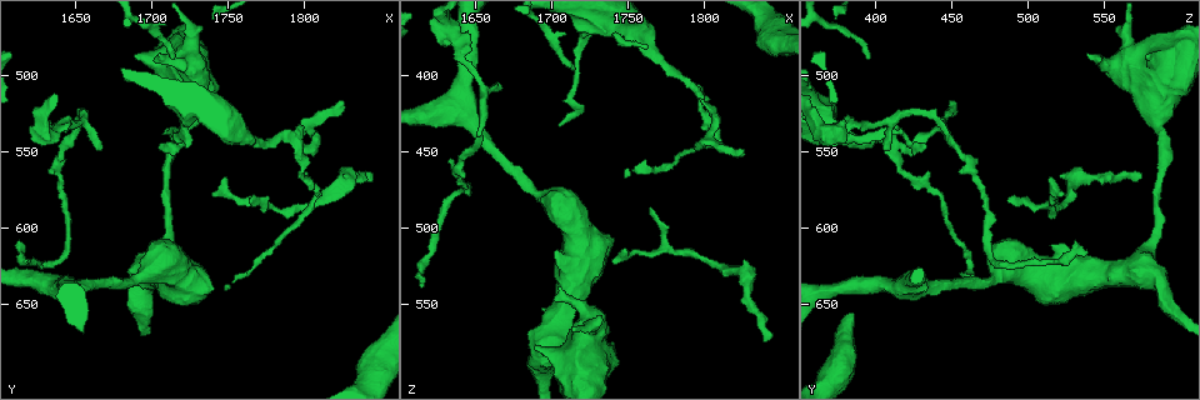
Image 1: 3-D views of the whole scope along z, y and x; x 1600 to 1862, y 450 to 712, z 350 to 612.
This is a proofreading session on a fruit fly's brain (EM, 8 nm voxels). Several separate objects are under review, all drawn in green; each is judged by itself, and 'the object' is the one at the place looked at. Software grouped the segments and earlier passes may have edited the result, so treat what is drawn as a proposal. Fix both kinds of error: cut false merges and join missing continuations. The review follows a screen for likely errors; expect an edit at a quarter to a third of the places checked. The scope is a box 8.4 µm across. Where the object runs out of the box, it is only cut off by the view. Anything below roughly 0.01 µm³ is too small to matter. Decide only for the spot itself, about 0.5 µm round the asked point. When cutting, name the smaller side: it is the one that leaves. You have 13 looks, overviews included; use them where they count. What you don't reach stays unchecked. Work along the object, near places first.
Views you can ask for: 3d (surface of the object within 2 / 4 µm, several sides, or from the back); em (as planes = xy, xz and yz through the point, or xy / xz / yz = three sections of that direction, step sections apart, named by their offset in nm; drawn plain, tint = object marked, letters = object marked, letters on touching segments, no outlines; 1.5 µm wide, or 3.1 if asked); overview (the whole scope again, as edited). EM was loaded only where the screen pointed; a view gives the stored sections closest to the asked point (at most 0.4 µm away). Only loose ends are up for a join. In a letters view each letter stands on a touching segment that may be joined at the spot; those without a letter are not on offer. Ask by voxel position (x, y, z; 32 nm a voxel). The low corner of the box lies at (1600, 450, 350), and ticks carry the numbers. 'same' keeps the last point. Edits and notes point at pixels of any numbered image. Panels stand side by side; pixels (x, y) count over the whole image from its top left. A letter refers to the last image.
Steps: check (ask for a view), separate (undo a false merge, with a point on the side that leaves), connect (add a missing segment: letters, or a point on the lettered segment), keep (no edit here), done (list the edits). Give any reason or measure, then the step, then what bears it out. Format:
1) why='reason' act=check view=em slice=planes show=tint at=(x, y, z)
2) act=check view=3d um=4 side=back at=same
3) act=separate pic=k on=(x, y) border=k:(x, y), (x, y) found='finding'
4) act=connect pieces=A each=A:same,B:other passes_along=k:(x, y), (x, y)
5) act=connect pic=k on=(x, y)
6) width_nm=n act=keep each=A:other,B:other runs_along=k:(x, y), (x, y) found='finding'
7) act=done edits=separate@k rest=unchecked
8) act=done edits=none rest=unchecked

why='branch stops here' act=check view=em slice=planes show=letters at=(1826, 518, 448)

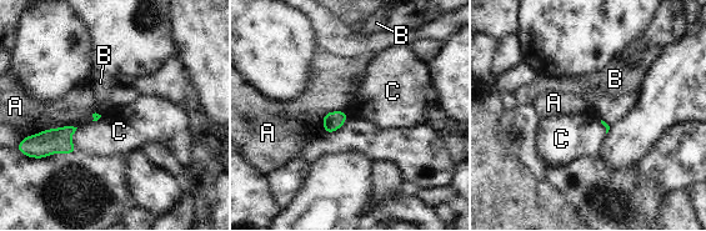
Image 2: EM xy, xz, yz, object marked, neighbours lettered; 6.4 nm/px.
act=keep each=A:other,B:other,C:other border=2:(76, 126), (46, 127), (26, 136) found='none of them fits'

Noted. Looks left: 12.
why='three arms meet' act=check view=em slice=yz step=8 show=tint at=(1796, 546, 410)

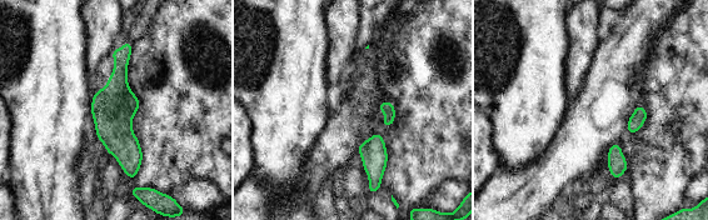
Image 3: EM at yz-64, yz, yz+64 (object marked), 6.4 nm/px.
why='cut it another way' act=check view=em slice=planes show=letters at=same

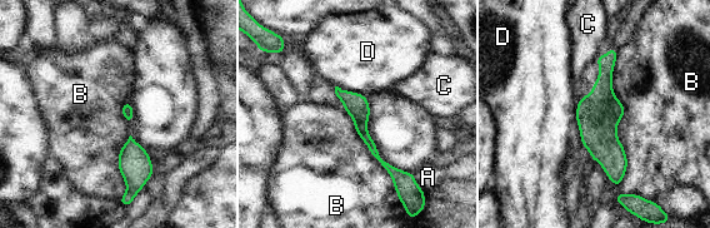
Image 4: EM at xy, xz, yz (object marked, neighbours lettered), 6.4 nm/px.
width_nm=150 act=keep each=A:other,B:other,C:other,D:other runs_along=4:(613, 51), (604, 147), (616, 182) found='continuous, no second neuron'

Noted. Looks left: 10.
why='thin end' act=check view=em slice=planes show=plain at=(1840, 566, 576)

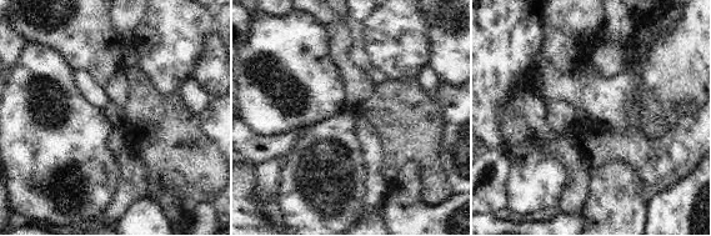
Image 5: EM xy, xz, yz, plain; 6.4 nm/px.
why='see the neighbours' act=check view=em slice=planes show=letters at=same

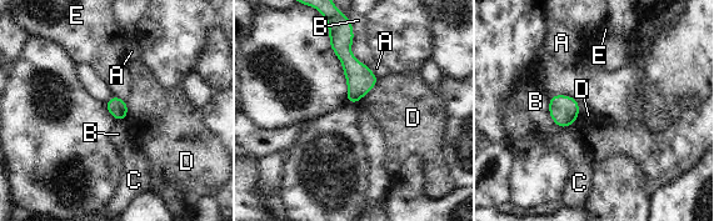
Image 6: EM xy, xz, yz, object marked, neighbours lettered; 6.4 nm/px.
act=keep each=A:other,B:other,C:other,D:other,E:other border=6:(351, 24), (351, 54), (368, 65) found='no lettered segment goes on from it'

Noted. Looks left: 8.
why='stops while still wide' act=check view=em slice=planes show=letters at=(1704, 610, 514)

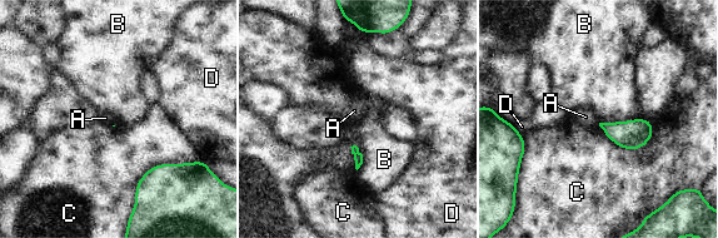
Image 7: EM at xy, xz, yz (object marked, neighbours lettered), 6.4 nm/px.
act=keep each=A:other,B:other,C:other,D:other border=7:(638, 118), (601, 123) found='none of them fits'

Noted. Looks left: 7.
why='free end' act=check view=3d um=4 at=(1750, 640, 468)

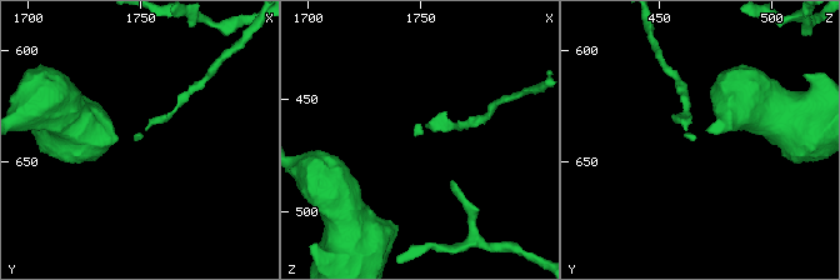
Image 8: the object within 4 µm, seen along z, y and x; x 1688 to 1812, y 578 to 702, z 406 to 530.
why='need the tissue' act=check view=em slice=planes show=tint at=(1748, 640, 466)

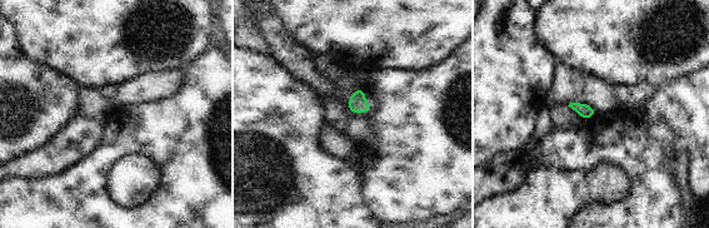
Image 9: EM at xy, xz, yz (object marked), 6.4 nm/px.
act=check view=em slice=planes show=letters at=same

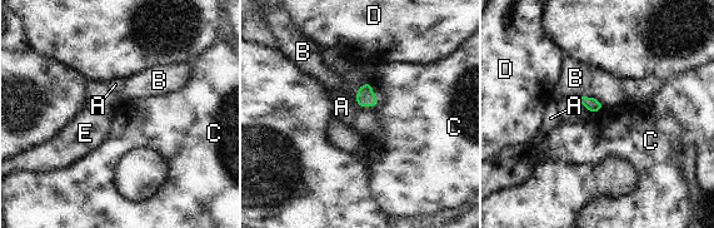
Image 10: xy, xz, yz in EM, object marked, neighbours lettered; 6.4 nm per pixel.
act=keep each=A:other,B:other,C:other,D:other,E:other found='none of them fits'

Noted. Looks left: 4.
act=done edits=none rest=unchecked

